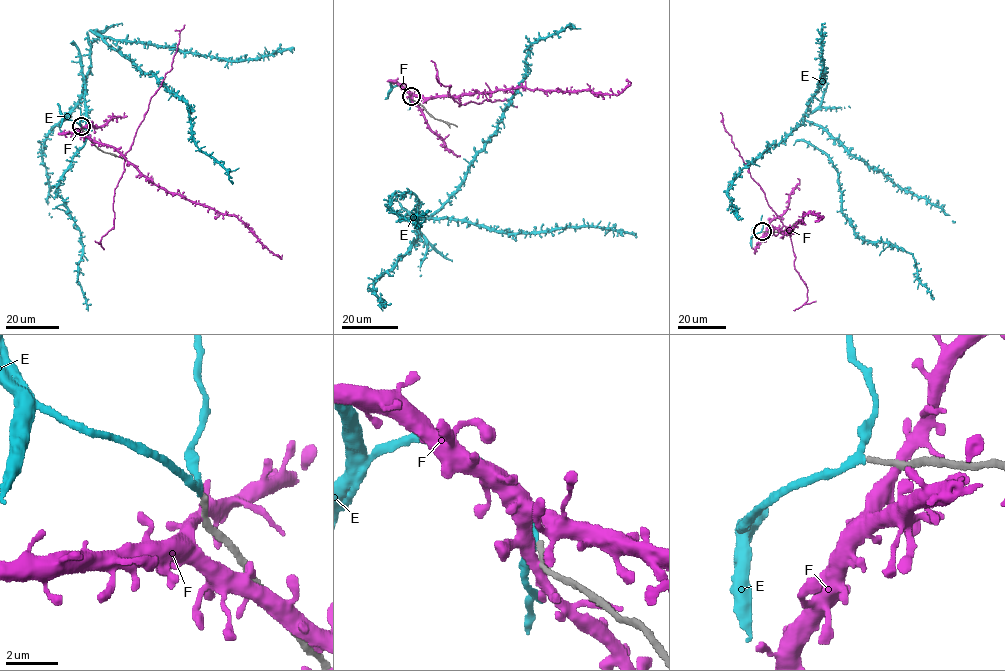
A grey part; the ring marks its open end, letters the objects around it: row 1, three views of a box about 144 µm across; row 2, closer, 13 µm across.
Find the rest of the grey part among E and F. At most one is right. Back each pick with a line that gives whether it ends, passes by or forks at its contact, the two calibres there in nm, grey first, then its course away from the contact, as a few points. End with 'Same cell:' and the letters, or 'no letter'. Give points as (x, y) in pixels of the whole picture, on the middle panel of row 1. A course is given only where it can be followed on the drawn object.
E: It passes by. Thickness 200 nm (grey) against 240 nm
Same cell: E

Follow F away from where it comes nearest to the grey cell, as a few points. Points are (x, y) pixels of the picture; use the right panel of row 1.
F: (765, 231), (764, 236), (770, 234), (773, 227), (790, 232), (803, 218), (803, 212), (823, 216), (814, 221)

